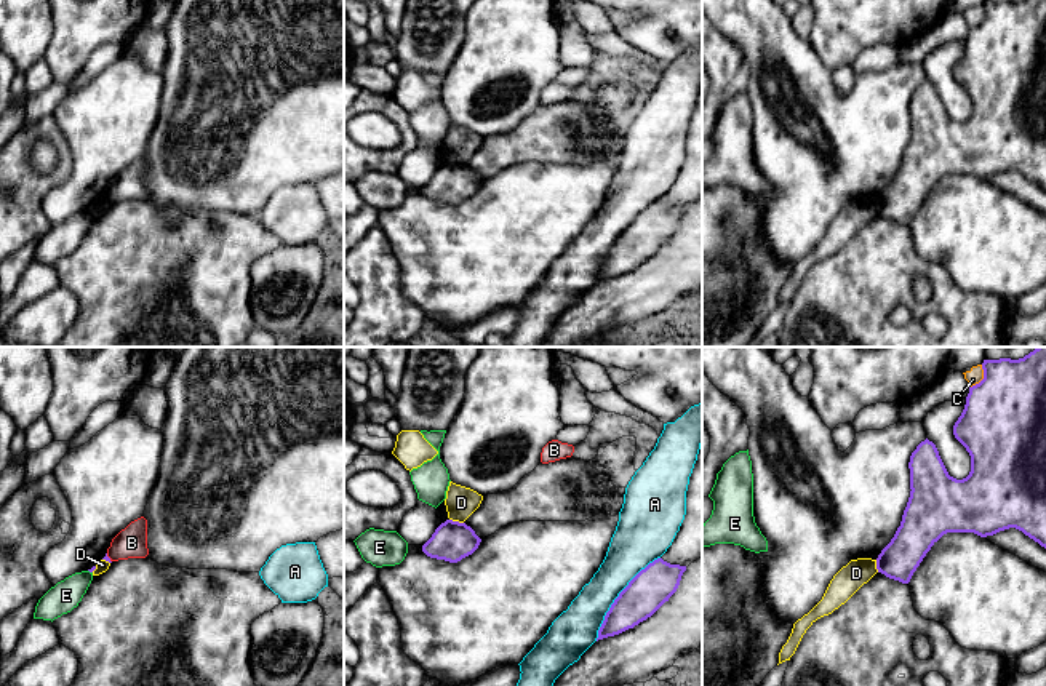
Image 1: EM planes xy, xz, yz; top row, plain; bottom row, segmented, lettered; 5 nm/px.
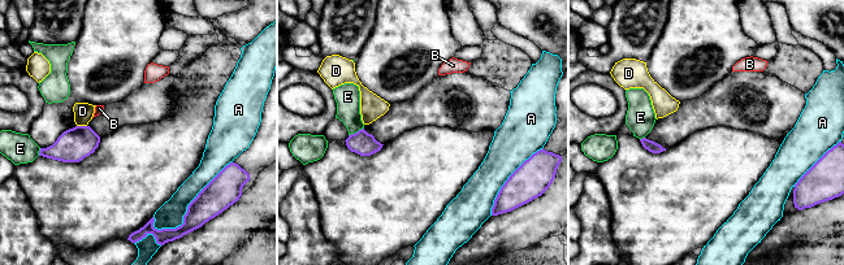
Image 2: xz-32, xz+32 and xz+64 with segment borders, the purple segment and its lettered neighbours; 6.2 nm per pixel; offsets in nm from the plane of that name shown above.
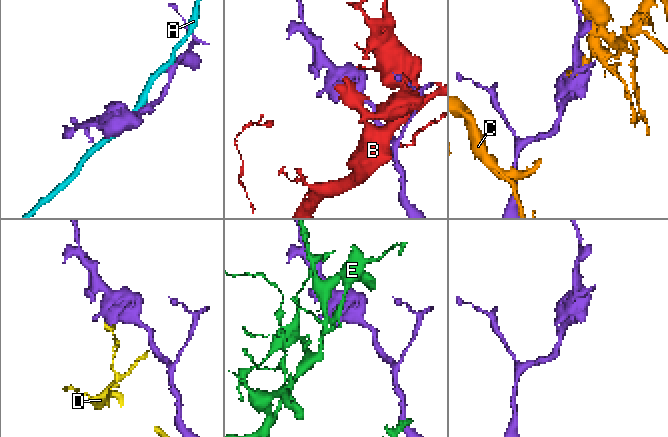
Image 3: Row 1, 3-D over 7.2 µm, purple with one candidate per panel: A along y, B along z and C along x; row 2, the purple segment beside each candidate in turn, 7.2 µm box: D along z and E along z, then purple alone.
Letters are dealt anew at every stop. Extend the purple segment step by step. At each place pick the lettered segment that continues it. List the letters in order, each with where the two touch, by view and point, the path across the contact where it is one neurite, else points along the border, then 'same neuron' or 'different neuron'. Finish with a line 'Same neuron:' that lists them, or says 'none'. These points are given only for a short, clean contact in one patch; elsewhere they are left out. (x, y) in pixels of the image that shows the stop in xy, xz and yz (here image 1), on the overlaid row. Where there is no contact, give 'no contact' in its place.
A: meets purple in xz at (618, 597); different neuron
B: meets purple in xy at (109, 558); different neuron
C: meets purple in yz at (984, 378); different neuron
D: meets purple in xz at (456, 522); border along xz (450, 518), (463, 523); different neuron
E: meets purple in xy at (90, 571); different neuron
Same neuron: none

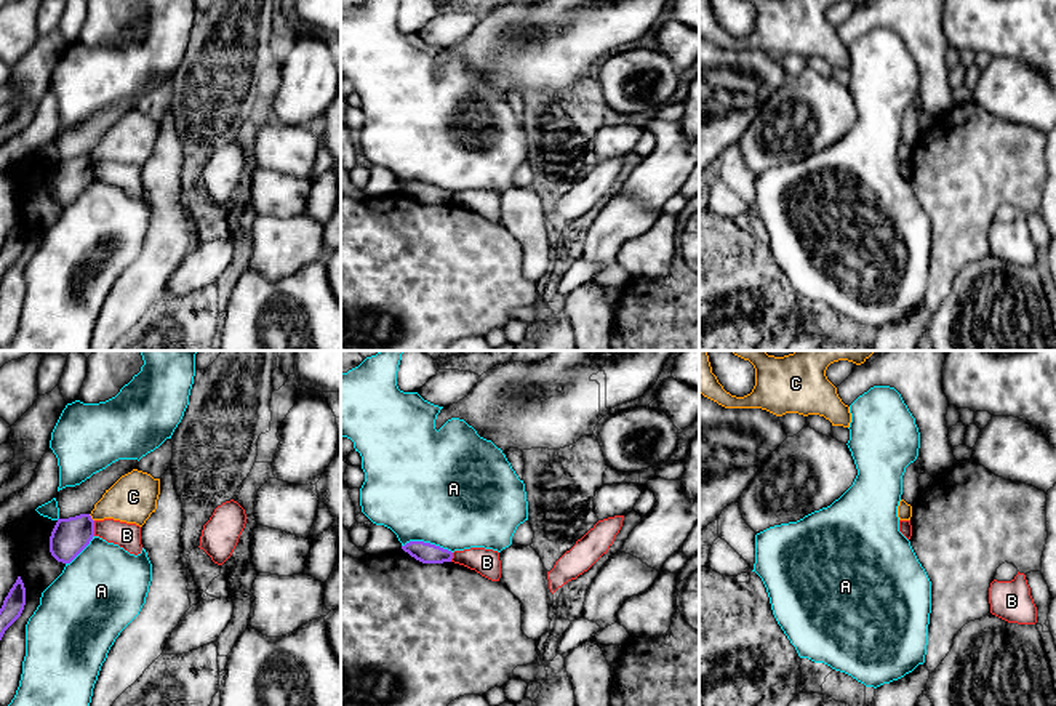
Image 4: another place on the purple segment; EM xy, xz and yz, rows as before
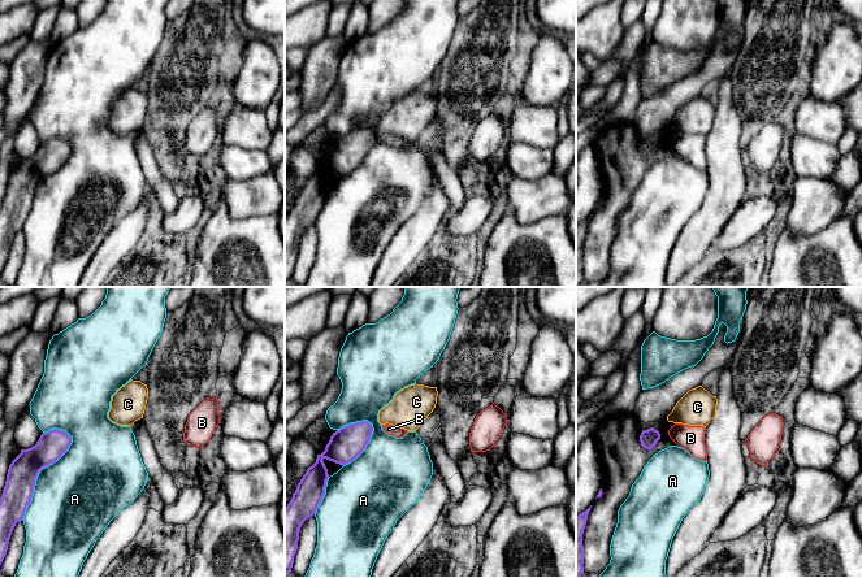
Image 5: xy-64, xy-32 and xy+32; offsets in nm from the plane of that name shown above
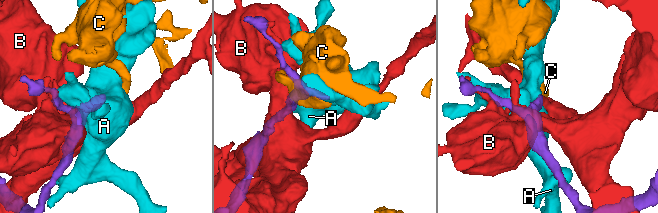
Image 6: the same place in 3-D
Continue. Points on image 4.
A: meets purple in xz at (428, 543); different neuron
B: meets purple in xy at (93, 529); different neuron
C: meets purple in xy at (90, 517); border along xy (88, 514), (93, 521); different neuron
Same neuron: none

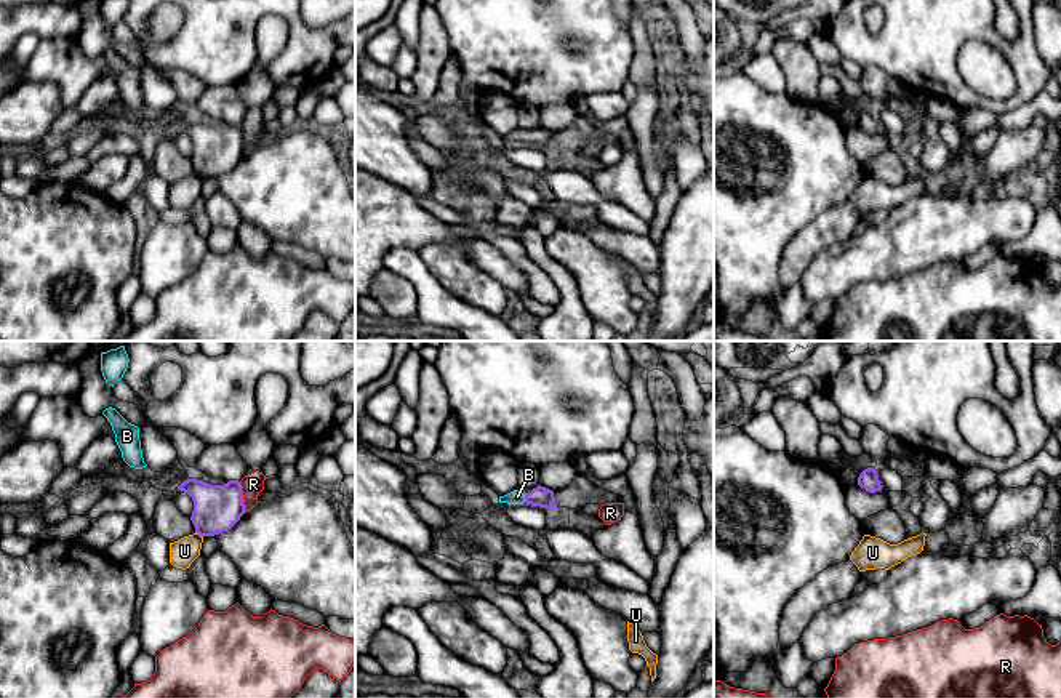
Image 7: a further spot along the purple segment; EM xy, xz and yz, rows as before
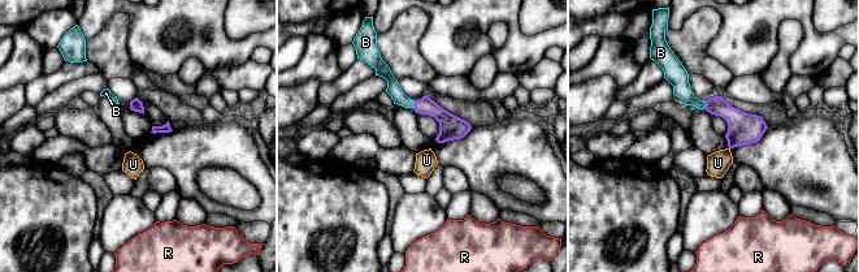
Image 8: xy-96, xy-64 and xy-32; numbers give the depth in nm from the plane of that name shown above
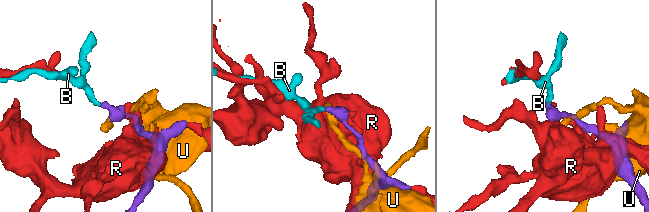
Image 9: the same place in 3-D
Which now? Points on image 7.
B: meets purple in xz at (525, 498); runs through xz (541, 497), (525, 498), (517, 497); same neuron
R: meets purple in xy at (242, 497); different neuron
U: meets purple in xy at (199, 533); different neuron
Same neuron: B

